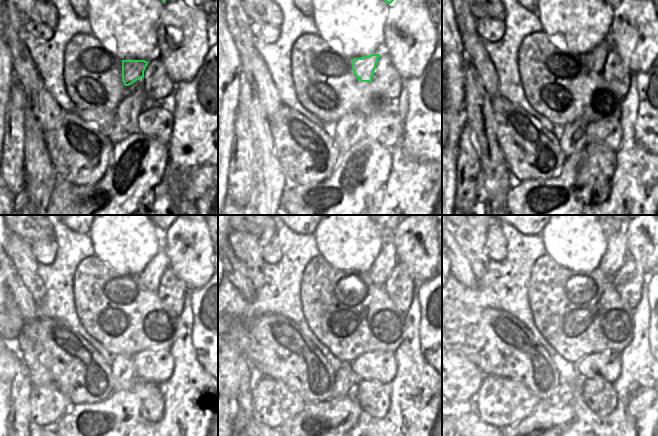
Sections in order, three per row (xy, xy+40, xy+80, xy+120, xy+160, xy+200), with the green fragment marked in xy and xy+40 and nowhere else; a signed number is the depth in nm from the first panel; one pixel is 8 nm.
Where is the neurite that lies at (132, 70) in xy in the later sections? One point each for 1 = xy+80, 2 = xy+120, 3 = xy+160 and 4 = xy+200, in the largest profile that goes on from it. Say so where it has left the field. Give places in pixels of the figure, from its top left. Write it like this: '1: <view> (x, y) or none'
1: xy+80 (594, 60)
2: xy+120 (151, 275)
3: xy+160 (387, 259)
4: xy+200 (616, 253)

